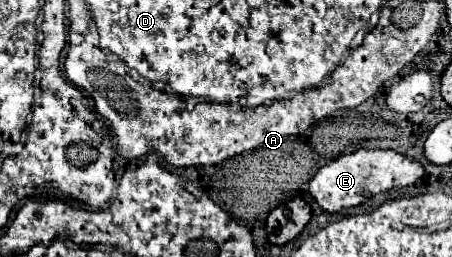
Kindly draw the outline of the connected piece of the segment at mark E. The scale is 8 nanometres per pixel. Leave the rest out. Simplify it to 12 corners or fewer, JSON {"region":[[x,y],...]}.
{"region":[[358,149],[324,165],[310,195],[328,213],[406,187],[424,167]]}

